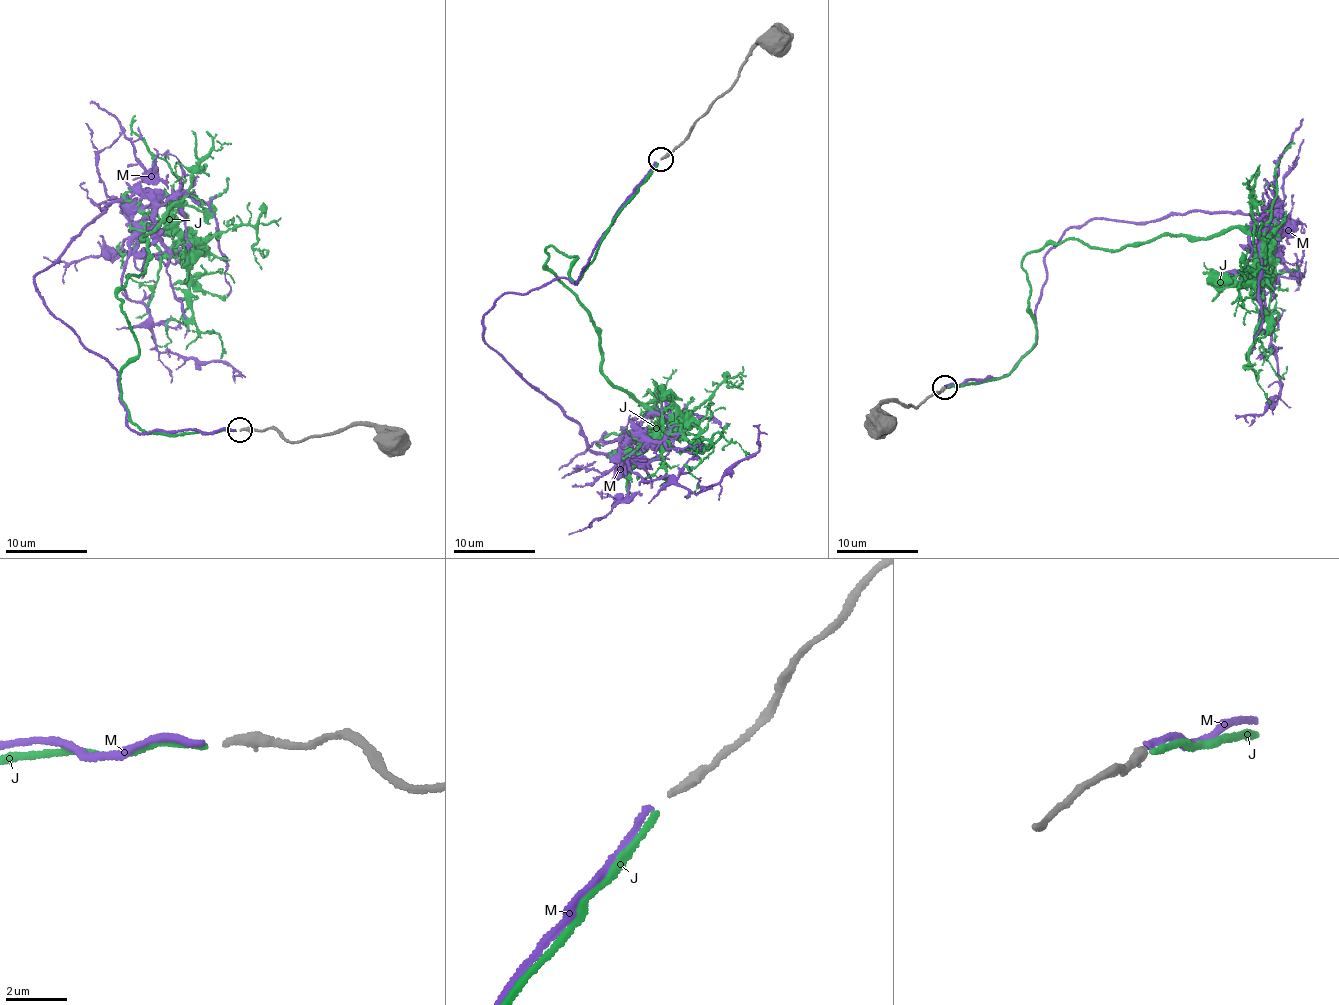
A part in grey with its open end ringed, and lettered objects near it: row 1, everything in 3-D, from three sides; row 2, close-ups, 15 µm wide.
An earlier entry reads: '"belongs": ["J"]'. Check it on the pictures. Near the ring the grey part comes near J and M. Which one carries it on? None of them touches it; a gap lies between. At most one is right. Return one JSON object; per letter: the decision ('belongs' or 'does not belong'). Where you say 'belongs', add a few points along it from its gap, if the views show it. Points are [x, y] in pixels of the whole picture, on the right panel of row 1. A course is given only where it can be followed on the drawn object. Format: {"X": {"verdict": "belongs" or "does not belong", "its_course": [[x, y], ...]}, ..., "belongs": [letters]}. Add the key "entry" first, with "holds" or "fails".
{"entry": "fails", "J": {"verdict": "does not belong"}, "M": {"verdict": "belongs", "its_course": [[945, 385], [1007, 376], [1034, 344], [1068, 229], [1253, 213], [1273, 219], [1281, 392], [1234, 415]]}, "belongs": ["M"]}

